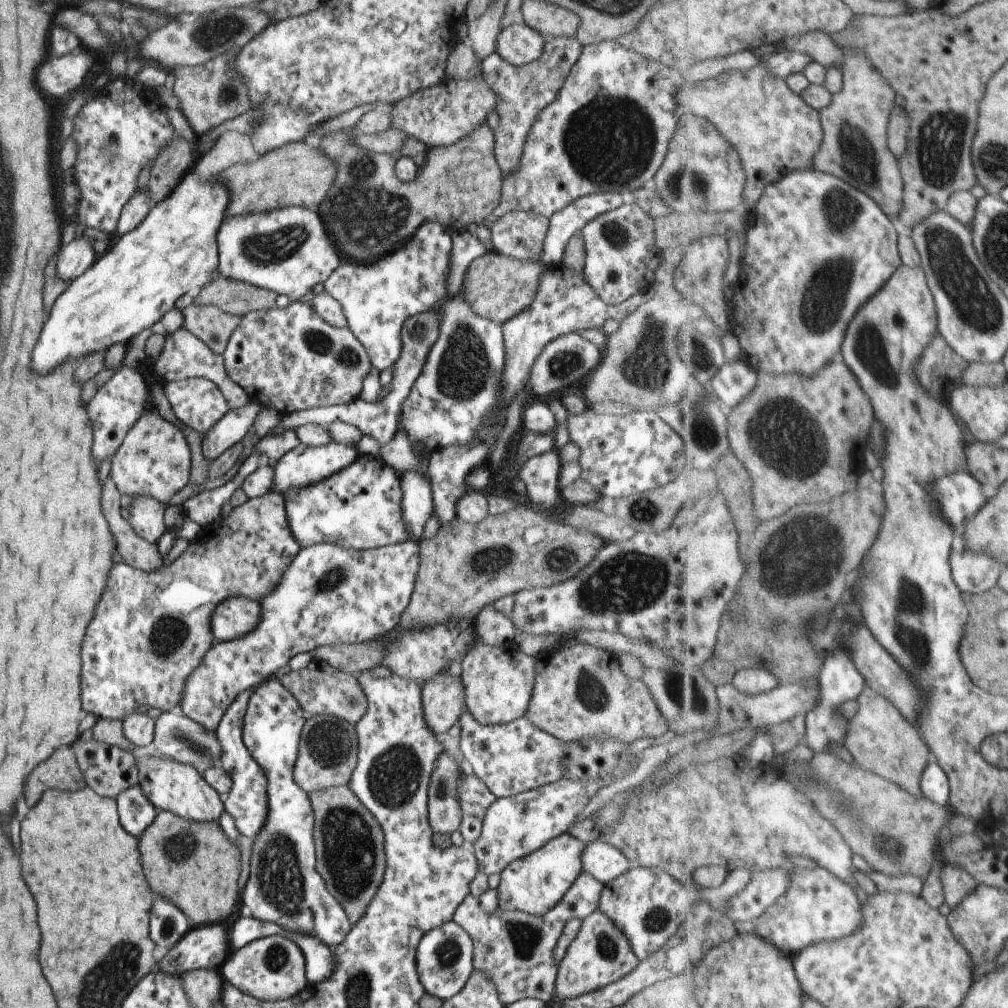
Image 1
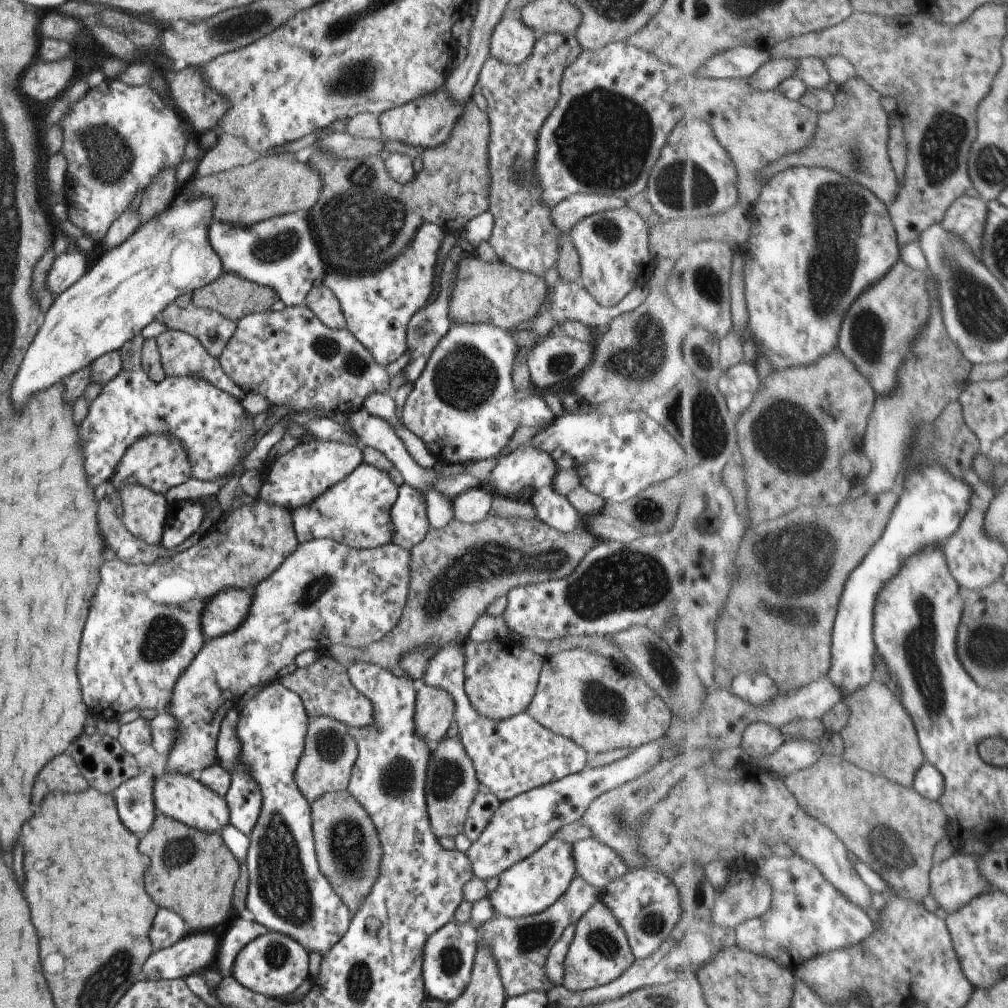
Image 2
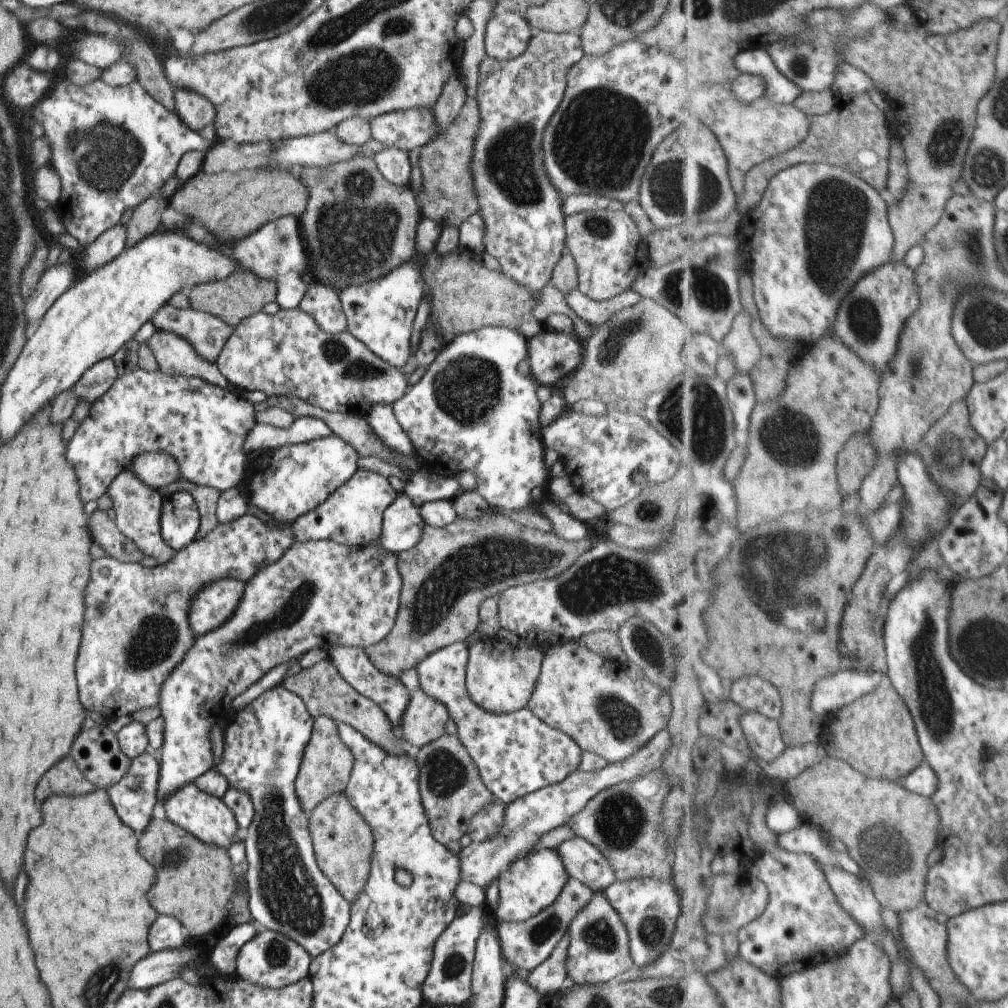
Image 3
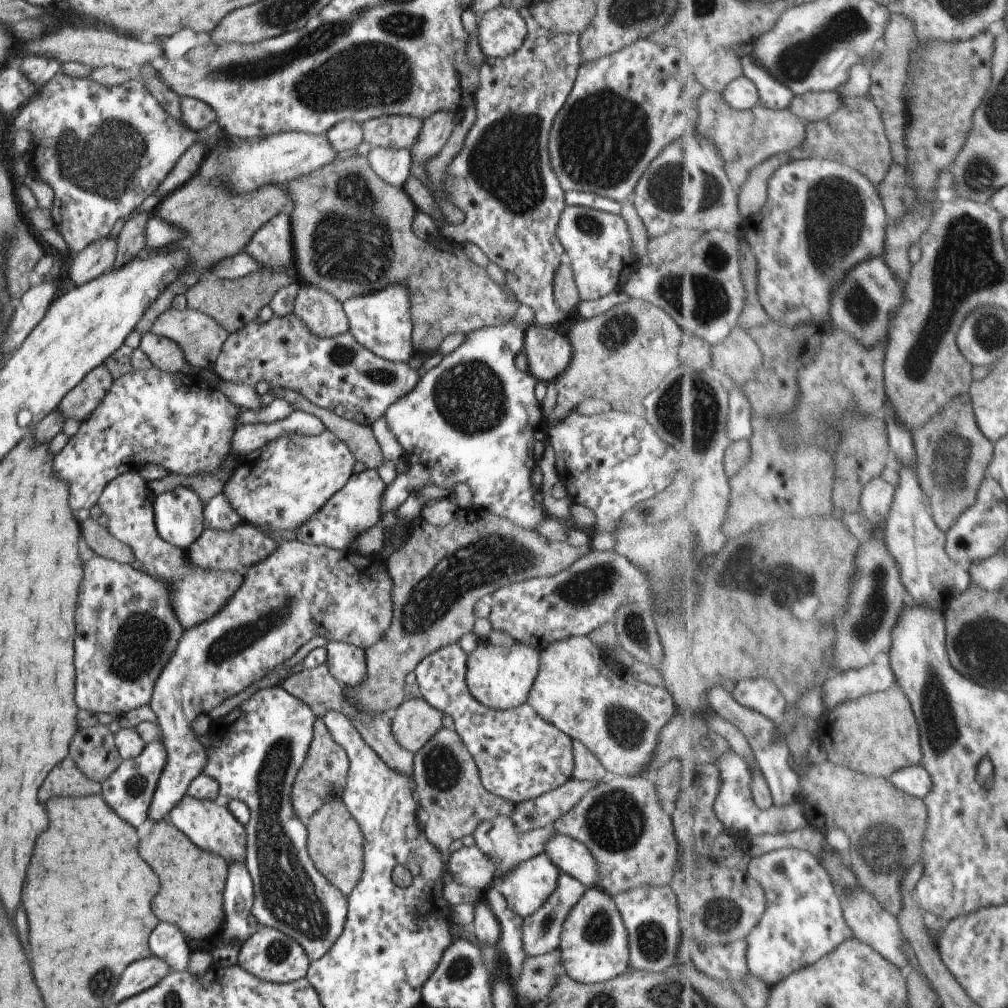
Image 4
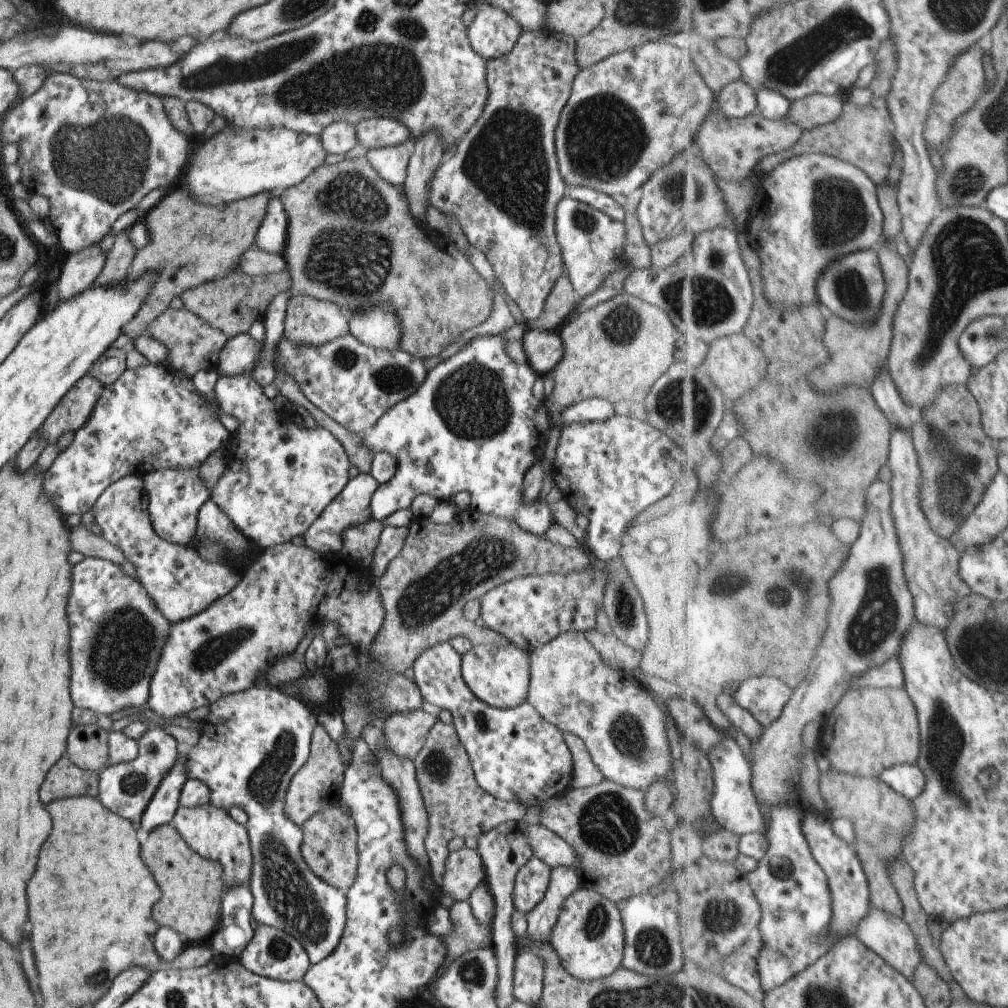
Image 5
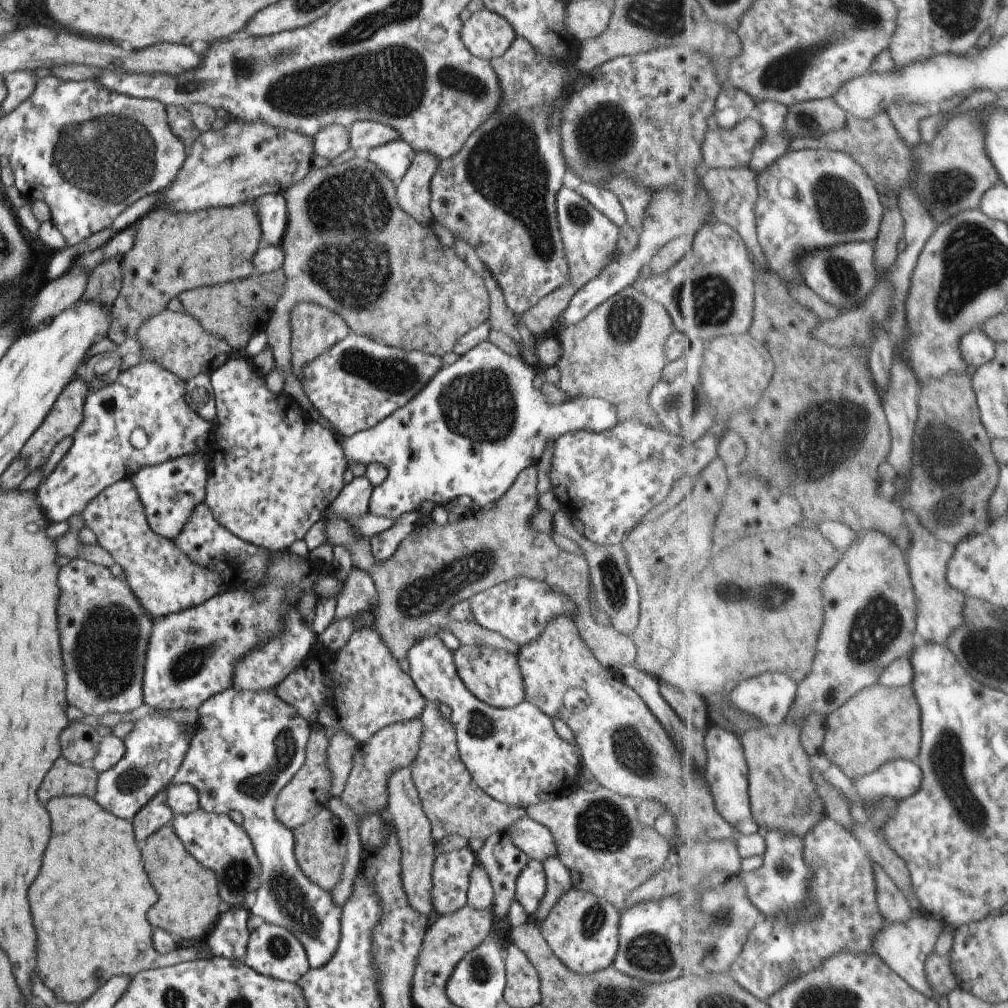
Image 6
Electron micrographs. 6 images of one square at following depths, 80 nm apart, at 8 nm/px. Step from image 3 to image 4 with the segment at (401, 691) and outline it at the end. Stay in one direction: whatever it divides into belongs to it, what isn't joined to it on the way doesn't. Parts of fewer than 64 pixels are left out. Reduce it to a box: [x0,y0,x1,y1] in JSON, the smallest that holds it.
[325,640,366,687]

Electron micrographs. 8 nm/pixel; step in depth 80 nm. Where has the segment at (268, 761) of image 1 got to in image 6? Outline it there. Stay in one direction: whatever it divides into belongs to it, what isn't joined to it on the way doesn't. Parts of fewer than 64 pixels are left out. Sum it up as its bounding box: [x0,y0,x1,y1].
[171,689,342,968]

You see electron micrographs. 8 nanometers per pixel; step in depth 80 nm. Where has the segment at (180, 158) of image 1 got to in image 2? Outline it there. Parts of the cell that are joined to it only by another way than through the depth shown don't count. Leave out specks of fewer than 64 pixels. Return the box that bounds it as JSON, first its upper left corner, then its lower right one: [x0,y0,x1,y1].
[137,165,178,224]

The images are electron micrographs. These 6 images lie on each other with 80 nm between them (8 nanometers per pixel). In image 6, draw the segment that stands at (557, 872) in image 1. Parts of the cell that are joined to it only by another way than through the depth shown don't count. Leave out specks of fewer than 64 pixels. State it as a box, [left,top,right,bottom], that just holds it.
[514,859,546,916]

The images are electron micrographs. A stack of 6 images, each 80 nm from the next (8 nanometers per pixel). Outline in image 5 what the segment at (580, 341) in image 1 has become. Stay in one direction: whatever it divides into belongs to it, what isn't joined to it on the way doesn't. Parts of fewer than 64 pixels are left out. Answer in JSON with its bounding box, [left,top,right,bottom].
[522,328,563,377]

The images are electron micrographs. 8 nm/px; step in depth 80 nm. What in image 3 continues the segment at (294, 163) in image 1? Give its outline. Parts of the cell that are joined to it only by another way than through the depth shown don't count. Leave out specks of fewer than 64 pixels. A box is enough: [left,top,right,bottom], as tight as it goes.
[168,167,308,243]

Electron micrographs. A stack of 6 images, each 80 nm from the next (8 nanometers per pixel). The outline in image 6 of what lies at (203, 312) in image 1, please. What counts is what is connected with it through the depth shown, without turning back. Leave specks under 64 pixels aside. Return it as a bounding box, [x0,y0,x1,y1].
[136,308,231,381]

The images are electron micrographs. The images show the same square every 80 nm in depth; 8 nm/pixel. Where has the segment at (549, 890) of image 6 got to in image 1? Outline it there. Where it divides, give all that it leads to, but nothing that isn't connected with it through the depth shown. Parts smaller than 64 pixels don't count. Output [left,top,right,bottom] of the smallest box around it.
[452,871,602,1006]

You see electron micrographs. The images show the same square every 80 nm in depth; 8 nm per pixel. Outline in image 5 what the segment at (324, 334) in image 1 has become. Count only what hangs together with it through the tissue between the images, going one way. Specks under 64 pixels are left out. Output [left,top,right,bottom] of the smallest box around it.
[216,333,425,434]

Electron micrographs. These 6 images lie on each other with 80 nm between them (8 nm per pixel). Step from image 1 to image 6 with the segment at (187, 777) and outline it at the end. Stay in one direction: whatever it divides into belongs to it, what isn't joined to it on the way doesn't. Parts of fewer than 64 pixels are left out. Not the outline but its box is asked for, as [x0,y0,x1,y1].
[172,807,259,906]

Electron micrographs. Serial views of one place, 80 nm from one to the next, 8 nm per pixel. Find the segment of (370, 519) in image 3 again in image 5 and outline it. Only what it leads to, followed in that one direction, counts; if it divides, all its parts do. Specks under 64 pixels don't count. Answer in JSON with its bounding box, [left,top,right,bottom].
[302,473,379,554]

